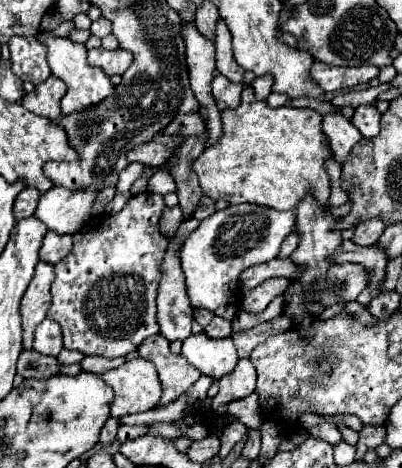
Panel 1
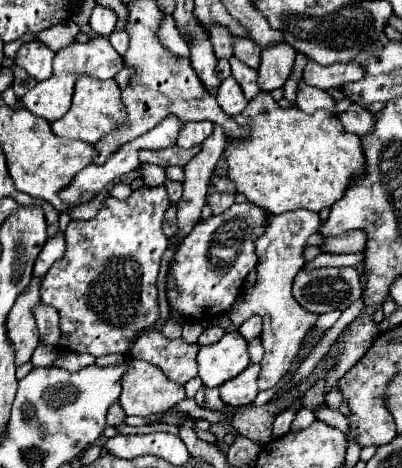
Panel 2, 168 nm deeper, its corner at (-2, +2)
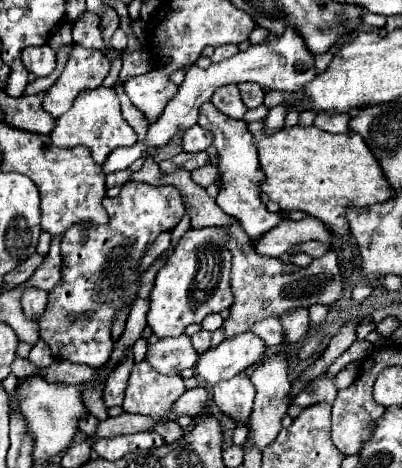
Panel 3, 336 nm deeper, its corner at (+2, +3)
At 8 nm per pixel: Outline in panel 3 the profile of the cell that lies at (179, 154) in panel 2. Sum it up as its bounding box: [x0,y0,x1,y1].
[160,152,208,172]

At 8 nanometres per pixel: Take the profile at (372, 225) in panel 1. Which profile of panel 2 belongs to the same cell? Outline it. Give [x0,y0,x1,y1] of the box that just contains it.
[320,229,368,253]

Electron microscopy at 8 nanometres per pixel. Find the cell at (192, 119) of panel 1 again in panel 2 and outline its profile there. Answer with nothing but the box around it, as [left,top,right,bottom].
[178,121,212,147]

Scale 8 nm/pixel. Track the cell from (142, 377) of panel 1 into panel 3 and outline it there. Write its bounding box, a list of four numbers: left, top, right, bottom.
[122,360,184,420]

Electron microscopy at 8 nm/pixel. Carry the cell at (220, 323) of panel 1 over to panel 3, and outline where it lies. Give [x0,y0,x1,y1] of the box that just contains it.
[192,330,212,354]

